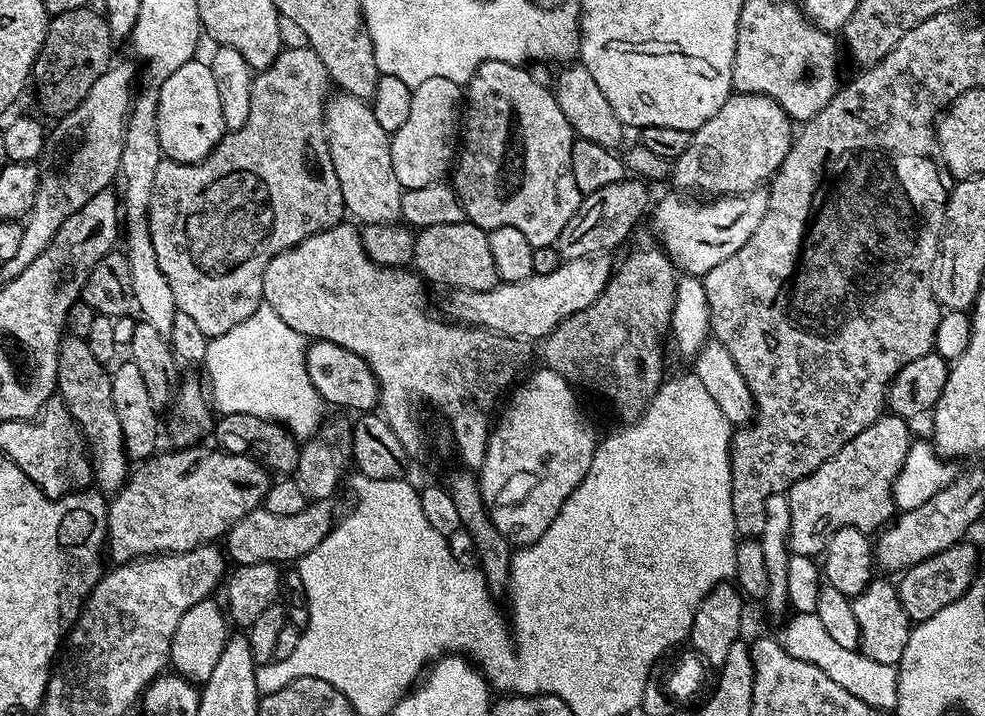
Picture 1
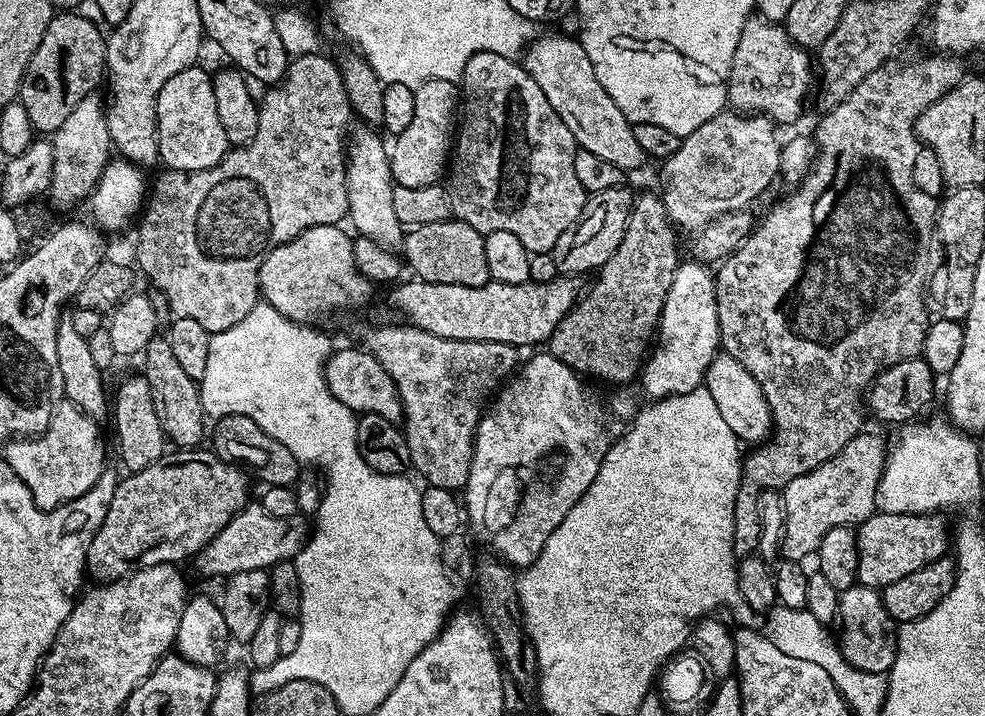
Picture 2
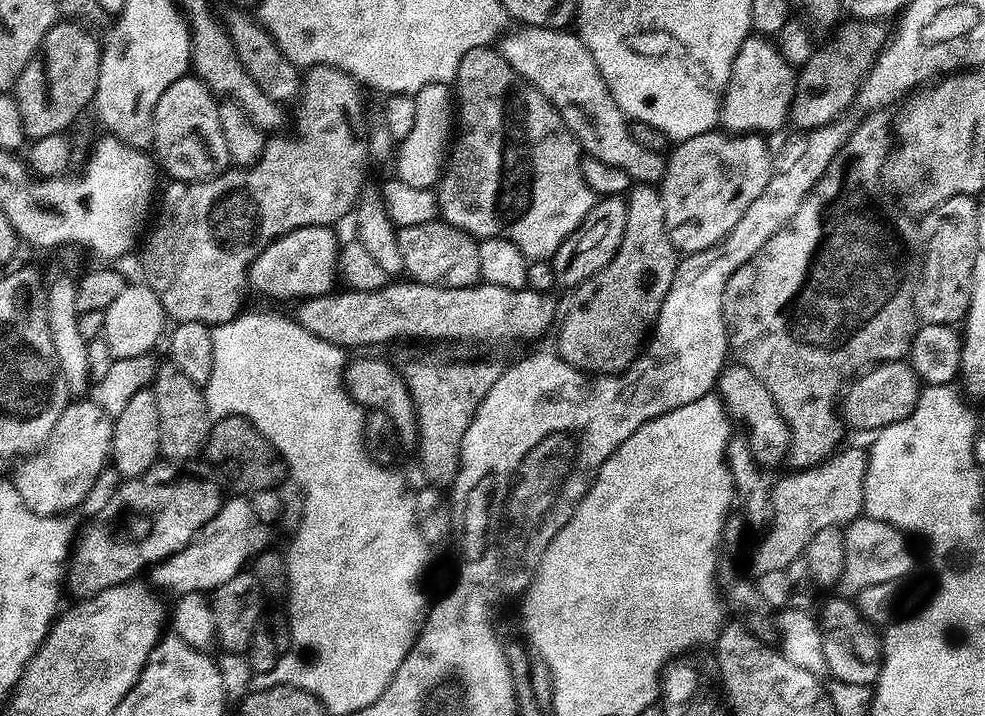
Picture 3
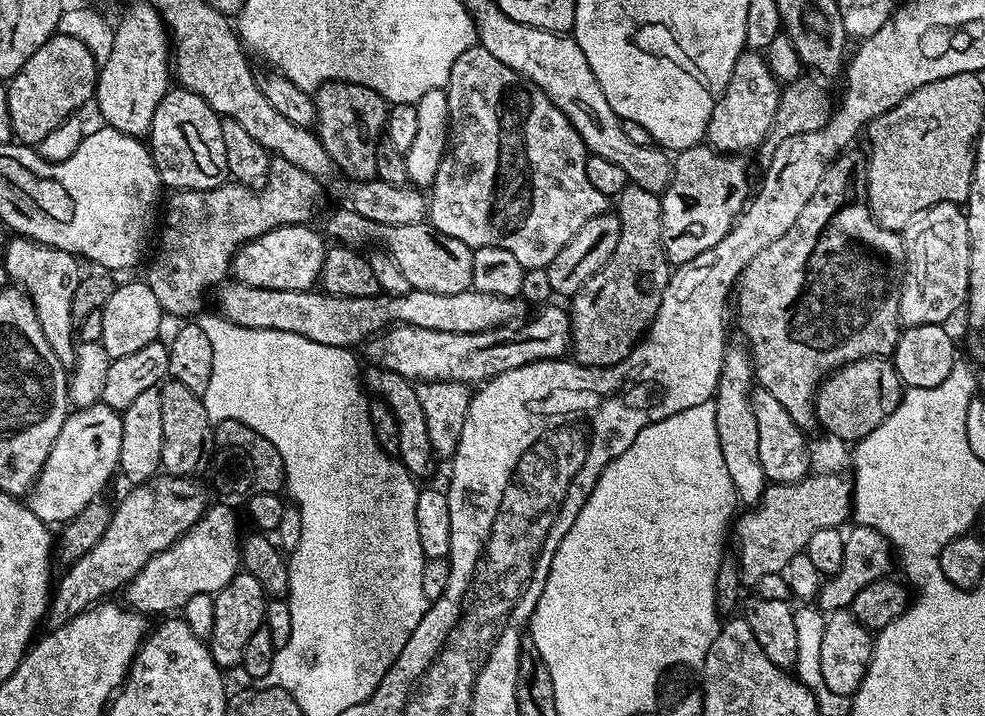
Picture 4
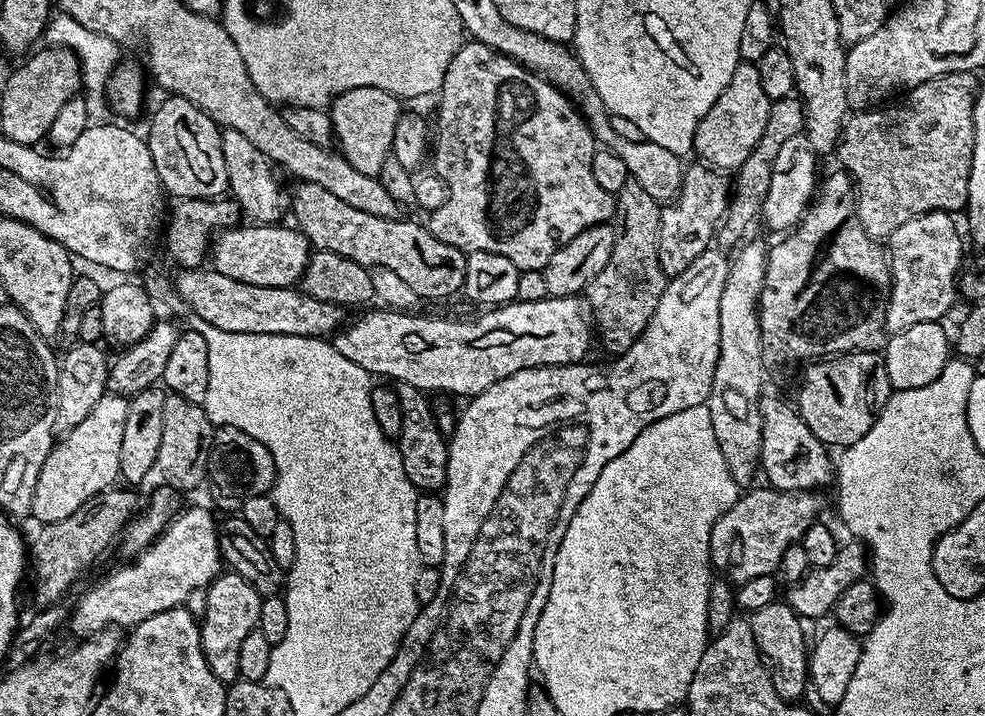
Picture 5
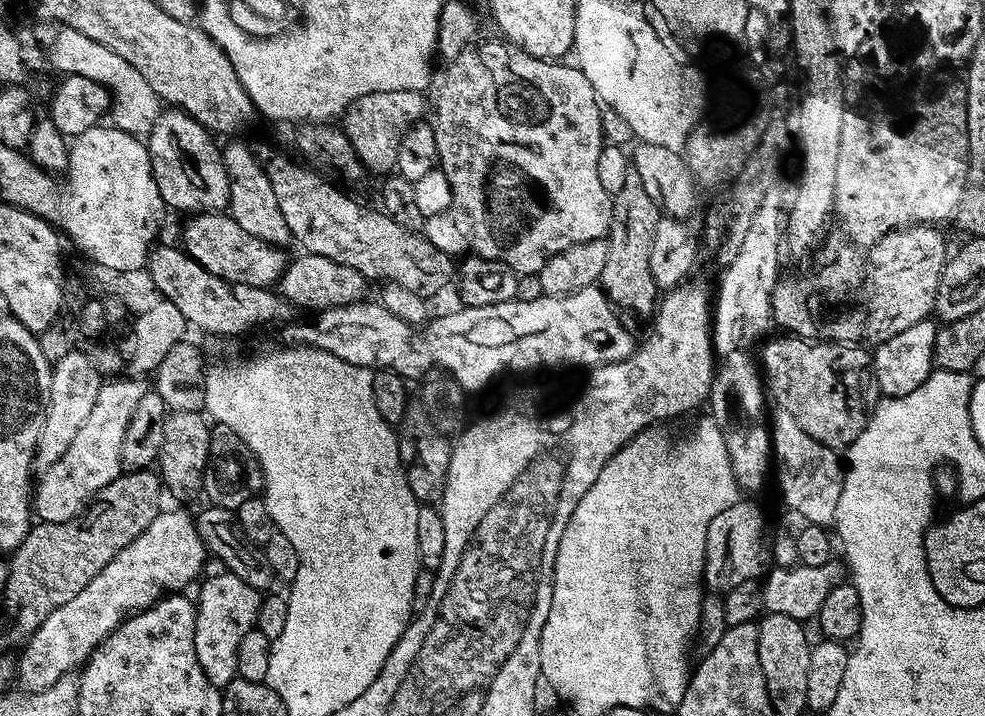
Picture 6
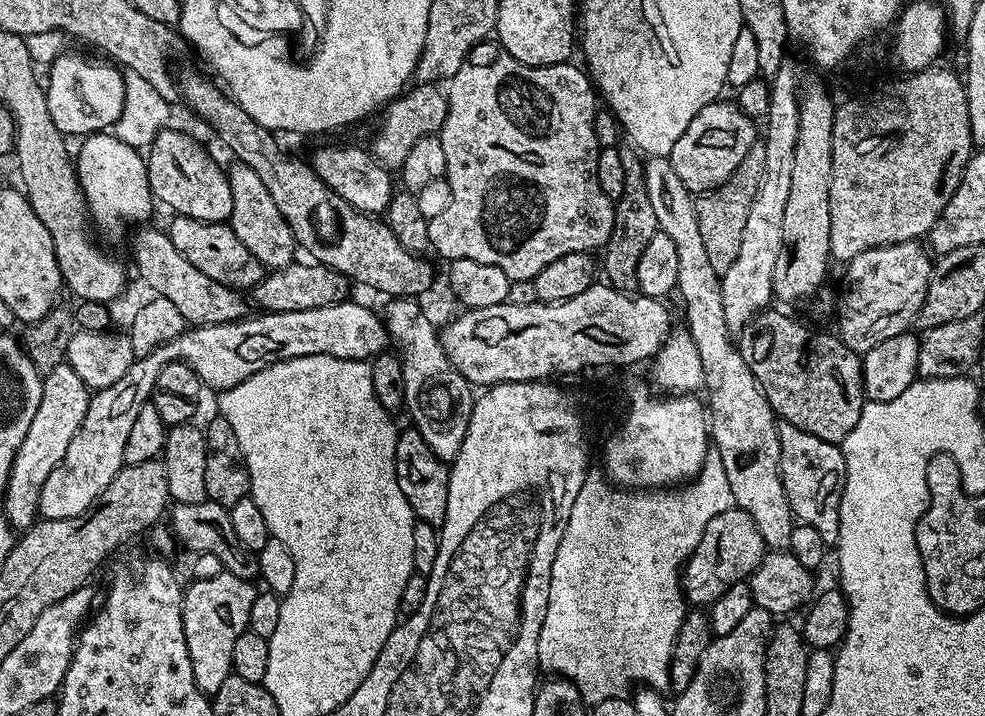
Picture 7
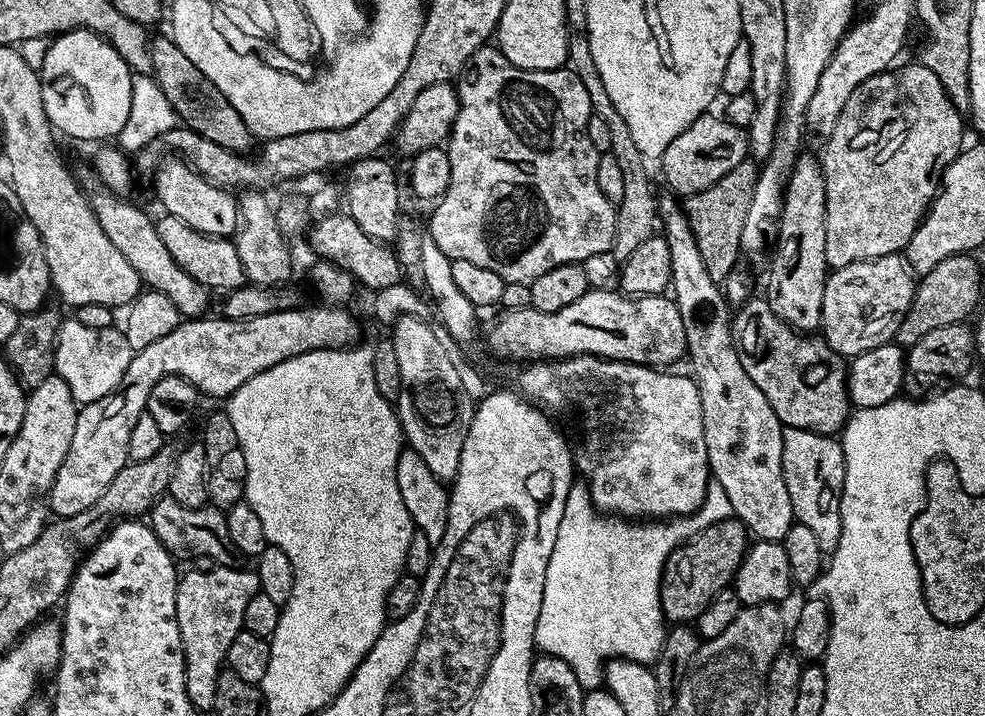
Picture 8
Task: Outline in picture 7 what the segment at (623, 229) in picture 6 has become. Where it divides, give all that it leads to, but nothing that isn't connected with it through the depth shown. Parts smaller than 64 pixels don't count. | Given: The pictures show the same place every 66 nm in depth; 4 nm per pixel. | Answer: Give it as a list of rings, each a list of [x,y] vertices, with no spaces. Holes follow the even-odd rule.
[[[626,146],[620,148],[622,158],[622,171],[626,177],[626,190],[622,190],[619,200],[615,201],[614,226],[603,249],[604,264],[602,260],[602,272],[615,287],[628,290],[633,287],[634,277],[638,270],[638,258],[642,258],[642,250],[650,246],[650,238],[654,238],[657,232],[656,219],[654,218],[654,206],[650,203],[650,194],[646,194],[646,182],[644,181],[644,160],[641,153],[635,147]]]

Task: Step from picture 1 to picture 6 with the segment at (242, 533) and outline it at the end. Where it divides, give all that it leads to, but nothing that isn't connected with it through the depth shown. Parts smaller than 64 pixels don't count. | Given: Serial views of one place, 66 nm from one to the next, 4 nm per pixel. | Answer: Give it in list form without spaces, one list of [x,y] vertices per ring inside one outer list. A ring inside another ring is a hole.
[[[162,510],[95,576],[71,602],[58,606],[38,630],[29,636],[18,652],[15,679],[25,692],[49,688],[58,678],[83,665],[97,647],[133,612],[156,603],[165,594],[176,594],[201,575],[206,549],[196,529],[196,521],[184,512]]]

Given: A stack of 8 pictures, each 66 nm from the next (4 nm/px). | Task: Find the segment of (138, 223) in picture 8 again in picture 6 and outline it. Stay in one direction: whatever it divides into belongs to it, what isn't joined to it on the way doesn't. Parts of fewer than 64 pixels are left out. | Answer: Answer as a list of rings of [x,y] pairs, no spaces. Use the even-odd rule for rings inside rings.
[[[153,247],[146,269],[163,299],[168,300],[182,313],[187,323],[216,336],[238,336],[260,326],[291,323],[296,310],[279,291],[245,284],[231,284],[218,274],[210,274],[194,258],[190,258],[183,247]]]

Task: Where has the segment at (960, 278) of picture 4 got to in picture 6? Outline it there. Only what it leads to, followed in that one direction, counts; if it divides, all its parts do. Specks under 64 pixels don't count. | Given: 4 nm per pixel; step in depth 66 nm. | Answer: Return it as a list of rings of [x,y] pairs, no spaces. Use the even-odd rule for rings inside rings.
[[[930,224],[895,228],[867,249],[866,284],[872,287],[872,301],[866,304],[867,339],[889,340],[935,313],[936,291],[950,255],[950,247],[940,230]]]

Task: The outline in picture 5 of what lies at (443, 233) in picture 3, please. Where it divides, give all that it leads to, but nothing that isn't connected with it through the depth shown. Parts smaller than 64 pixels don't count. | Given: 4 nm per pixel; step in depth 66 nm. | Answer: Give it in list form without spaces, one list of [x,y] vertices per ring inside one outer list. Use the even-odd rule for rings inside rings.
[[[300,182],[295,186],[292,192],[294,224],[313,249],[342,254],[367,268],[386,267],[426,302],[448,298],[463,289],[466,254],[434,237],[427,225],[357,210],[317,184]]]

